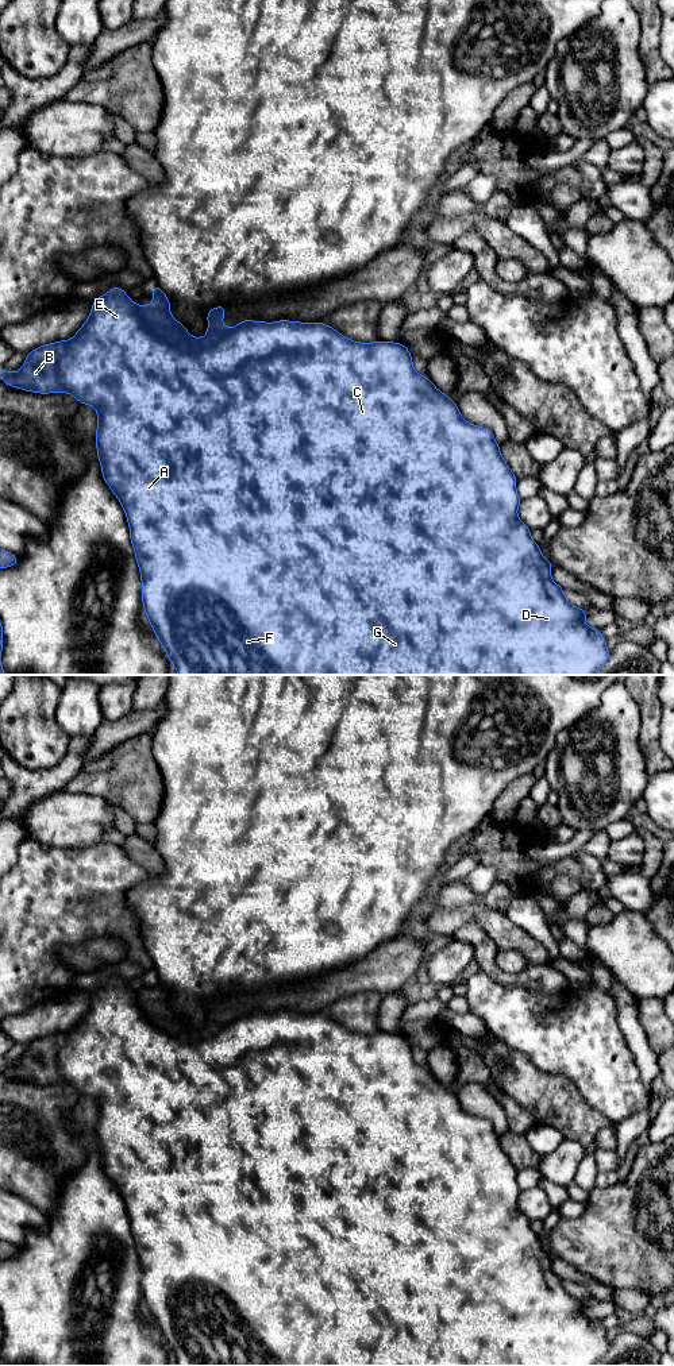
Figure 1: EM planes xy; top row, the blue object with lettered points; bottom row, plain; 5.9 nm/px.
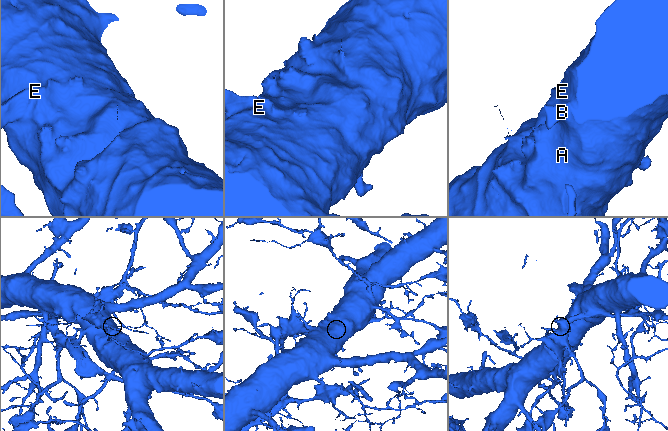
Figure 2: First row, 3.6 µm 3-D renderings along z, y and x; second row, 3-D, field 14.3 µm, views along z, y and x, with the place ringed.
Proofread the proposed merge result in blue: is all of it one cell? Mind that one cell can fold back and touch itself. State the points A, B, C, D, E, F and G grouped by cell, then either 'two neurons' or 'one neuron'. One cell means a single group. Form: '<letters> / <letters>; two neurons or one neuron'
A C D E F G / B; two neurons

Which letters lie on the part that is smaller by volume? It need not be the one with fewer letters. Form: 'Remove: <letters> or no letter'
Remove: B

